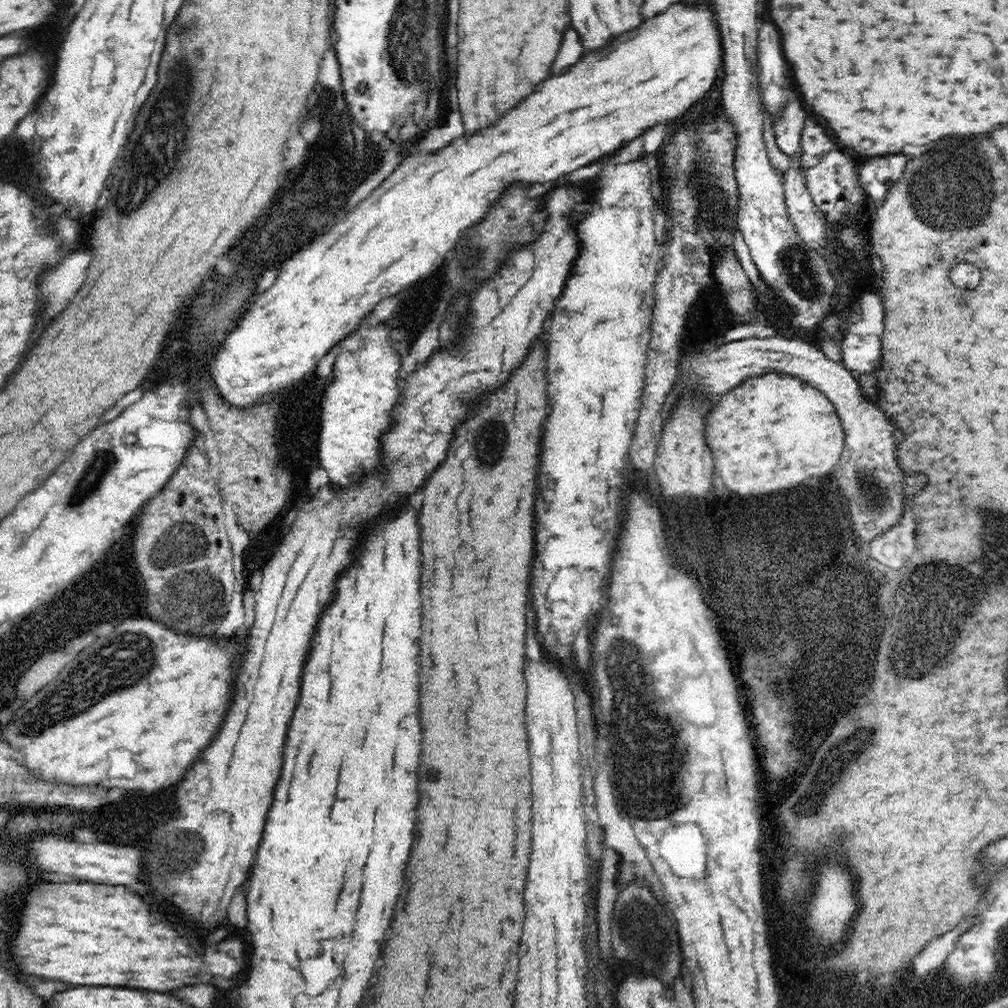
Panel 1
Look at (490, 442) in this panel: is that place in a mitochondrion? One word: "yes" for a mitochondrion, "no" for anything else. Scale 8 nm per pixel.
yes

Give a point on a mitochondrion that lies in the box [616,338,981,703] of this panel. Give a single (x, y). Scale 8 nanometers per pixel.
(876, 496)

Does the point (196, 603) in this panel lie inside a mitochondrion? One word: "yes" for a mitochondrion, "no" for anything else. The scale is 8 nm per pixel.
yes

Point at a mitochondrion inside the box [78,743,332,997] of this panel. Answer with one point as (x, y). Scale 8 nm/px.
(185, 855)

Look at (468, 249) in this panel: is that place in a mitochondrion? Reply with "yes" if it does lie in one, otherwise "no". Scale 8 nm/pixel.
yes

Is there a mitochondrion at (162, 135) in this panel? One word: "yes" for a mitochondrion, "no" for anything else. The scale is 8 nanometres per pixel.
yes

